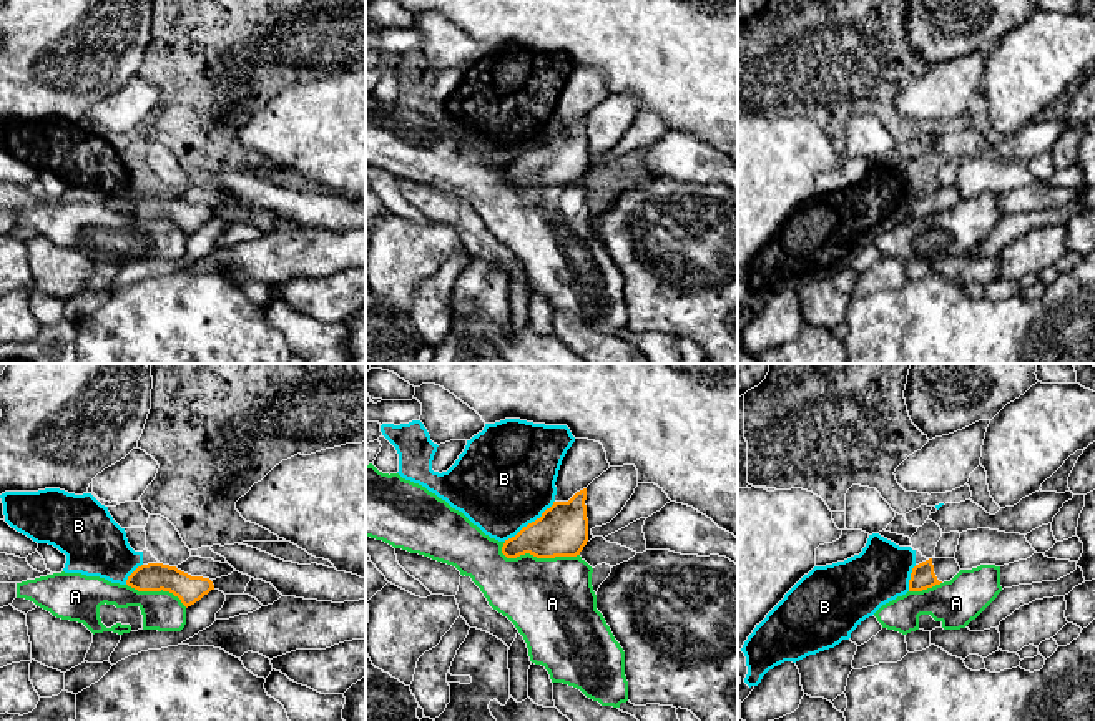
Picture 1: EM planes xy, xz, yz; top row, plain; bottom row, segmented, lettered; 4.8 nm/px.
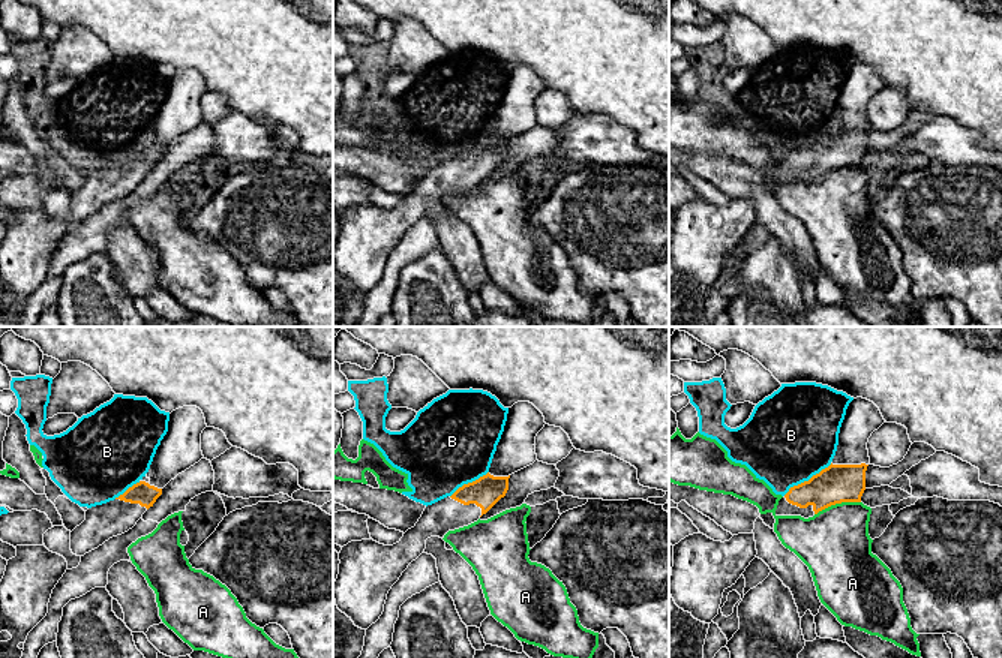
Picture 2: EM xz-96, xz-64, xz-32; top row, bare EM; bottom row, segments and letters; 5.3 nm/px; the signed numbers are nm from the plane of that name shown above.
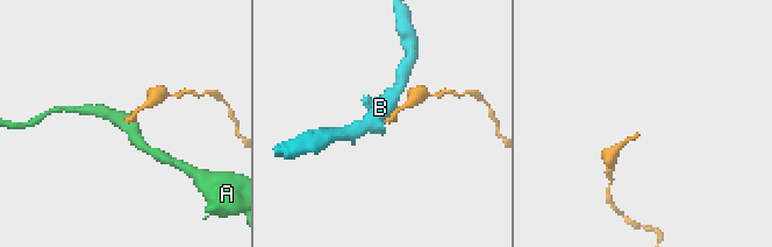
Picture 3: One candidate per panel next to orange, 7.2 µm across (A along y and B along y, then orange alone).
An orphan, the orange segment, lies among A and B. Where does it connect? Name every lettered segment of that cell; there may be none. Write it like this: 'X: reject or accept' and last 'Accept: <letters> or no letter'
A: reject
B: reject
Accept: no letter

